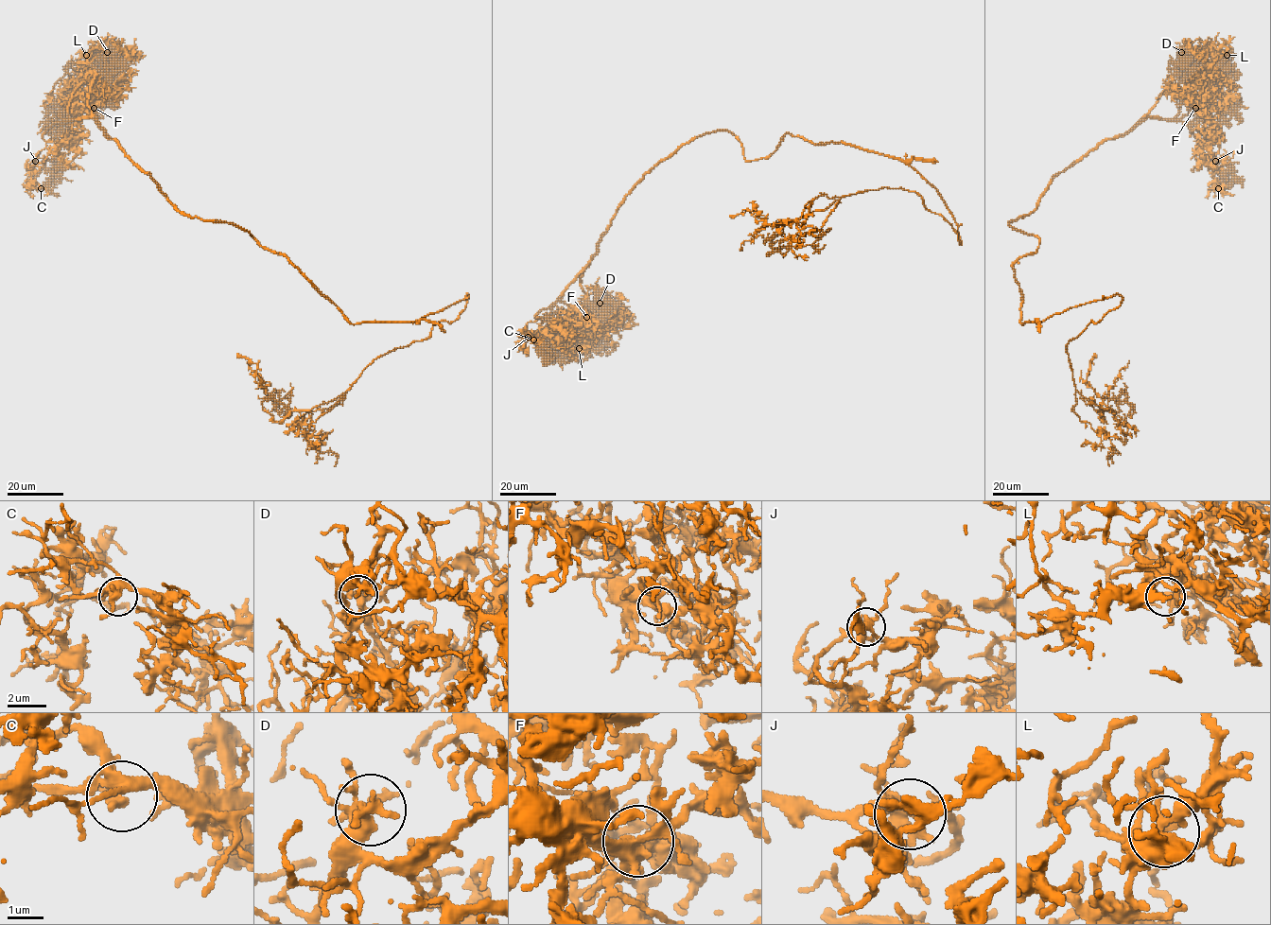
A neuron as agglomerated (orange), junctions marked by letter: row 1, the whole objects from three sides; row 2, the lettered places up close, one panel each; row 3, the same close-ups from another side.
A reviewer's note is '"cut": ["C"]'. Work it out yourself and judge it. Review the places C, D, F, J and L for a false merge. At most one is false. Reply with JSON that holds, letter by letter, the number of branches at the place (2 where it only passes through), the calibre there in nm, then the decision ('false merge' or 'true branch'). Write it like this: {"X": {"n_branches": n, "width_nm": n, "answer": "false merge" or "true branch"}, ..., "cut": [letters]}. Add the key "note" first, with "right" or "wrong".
{"note": "wrong", "C": {"n_branches": 5, "width_nm": 320, "answer": "true branch"}, "D": {"n_branches": 6, "width_nm": 300, "answer": "true branch"}, "F": {"n_branches": 5, "width_nm": 360, "answer": "true branch"}, "J": {"n_branches": 6, "width_nm": 320, "answer": "true branch"}, "L": {"n_branches": 6, "width_nm": 280, "answer": "true branch"}, "cut": []}

